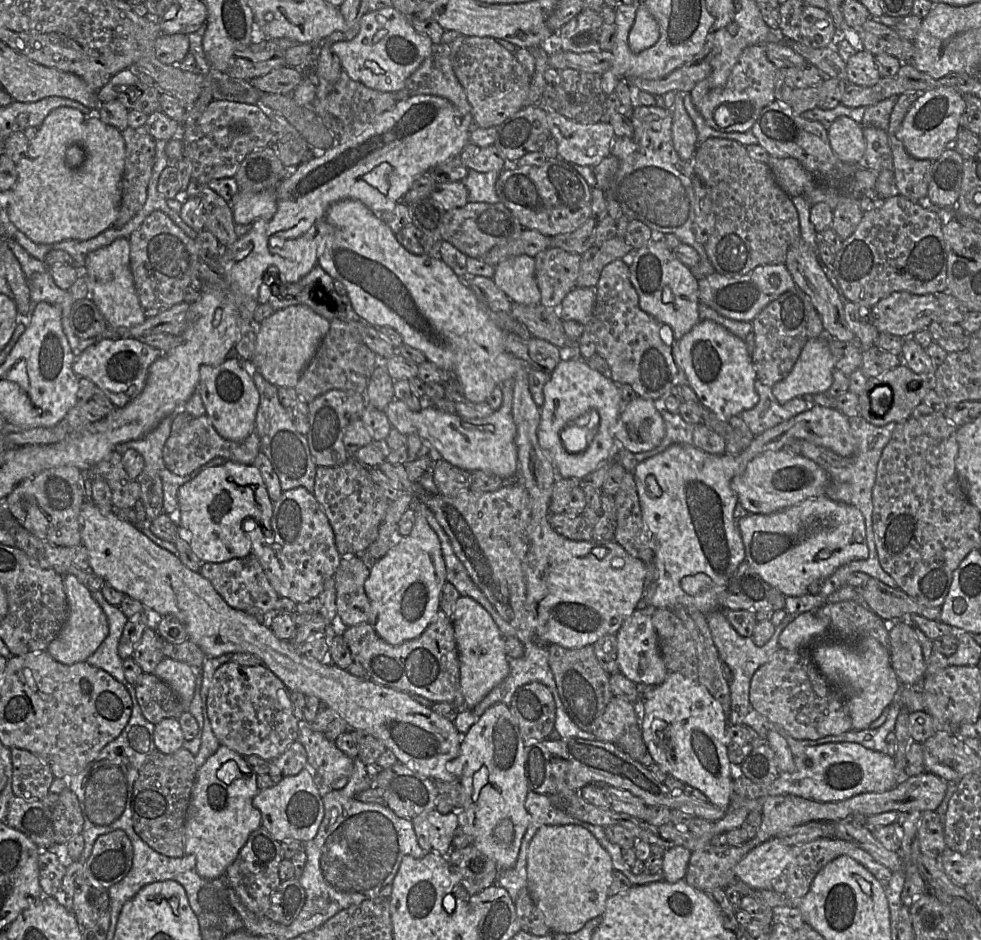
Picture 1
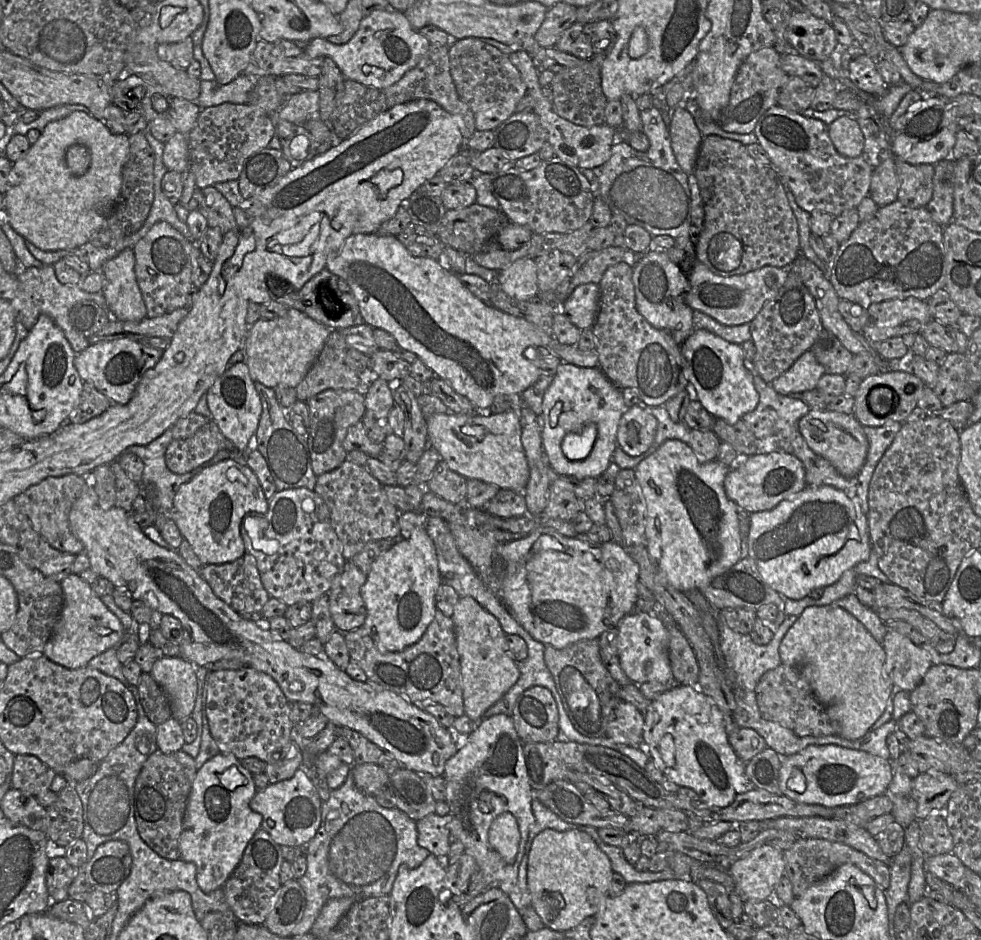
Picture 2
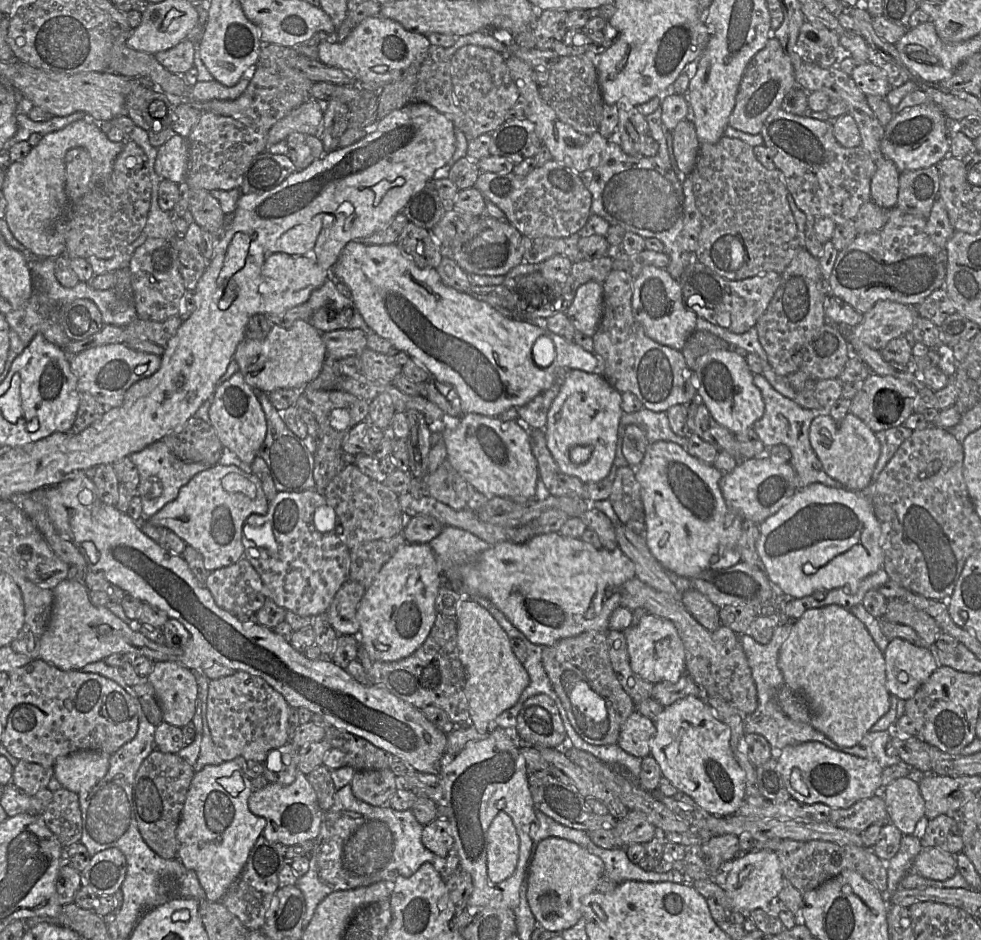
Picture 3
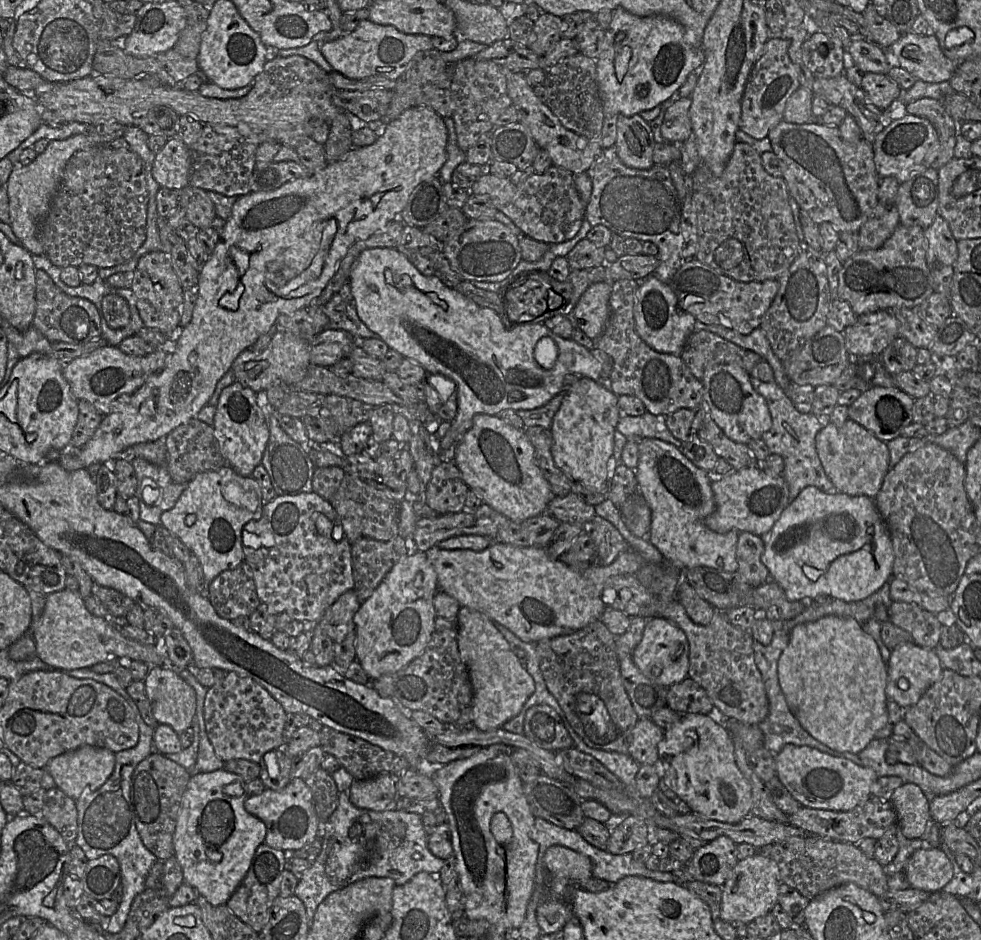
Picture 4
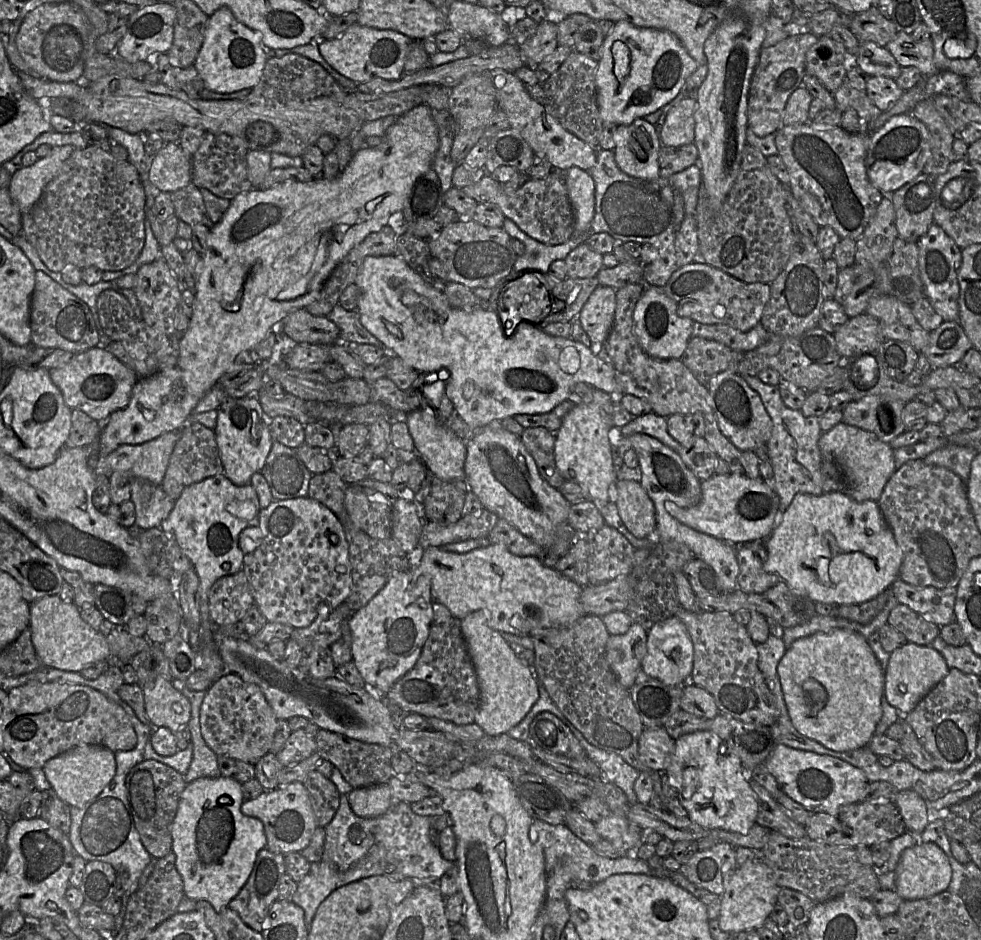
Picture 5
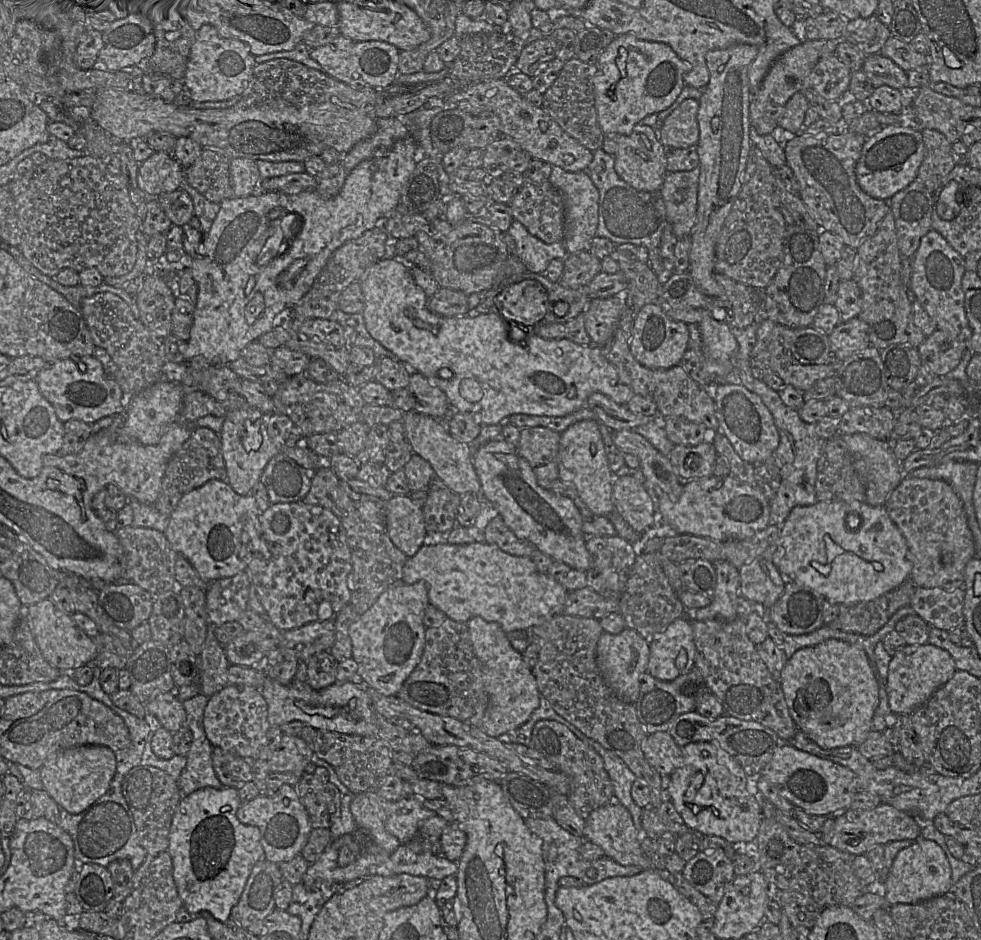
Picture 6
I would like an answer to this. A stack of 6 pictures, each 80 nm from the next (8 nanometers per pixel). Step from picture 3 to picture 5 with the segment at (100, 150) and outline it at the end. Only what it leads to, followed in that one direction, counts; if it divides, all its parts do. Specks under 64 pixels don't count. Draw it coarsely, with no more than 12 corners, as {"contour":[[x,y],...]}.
{"contour":[[55,146],[33,165],[16,170],[8,189],[21,213],[74,151]]}

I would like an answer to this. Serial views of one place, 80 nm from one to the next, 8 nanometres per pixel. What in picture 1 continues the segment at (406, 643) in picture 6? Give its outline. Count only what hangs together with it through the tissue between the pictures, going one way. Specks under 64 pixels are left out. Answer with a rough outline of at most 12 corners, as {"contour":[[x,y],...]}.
{"contour":[[415,512],[370,567],[368,623],[391,645],[439,610],[446,567]]}

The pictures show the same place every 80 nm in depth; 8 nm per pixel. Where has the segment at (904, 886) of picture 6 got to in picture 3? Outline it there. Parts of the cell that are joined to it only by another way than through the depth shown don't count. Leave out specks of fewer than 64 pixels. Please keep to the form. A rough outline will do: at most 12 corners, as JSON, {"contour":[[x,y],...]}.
{"contour":[[923,848],[912,871],[931,880],[958,872],[956,856]]}

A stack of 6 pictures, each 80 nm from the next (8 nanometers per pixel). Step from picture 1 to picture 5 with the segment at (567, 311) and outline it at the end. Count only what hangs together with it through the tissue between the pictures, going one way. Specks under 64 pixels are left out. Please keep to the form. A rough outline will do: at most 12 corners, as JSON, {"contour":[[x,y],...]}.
{"contour":[[597,286],[577,319],[593,344],[612,328],[616,290]]}

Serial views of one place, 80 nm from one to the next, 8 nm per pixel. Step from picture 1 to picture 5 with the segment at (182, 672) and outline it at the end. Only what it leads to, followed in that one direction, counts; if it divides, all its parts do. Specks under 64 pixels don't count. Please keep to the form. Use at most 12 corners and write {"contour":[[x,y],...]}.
{"contour":[[158,676],[142,686],[153,728],[187,727],[191,704]]}

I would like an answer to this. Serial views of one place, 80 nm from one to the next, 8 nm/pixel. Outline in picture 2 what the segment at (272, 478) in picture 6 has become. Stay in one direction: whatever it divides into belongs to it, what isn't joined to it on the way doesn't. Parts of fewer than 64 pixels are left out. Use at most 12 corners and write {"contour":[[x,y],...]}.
{"contour":[[254,382],[262,413],[251,449],[278,491],[315,491],[308,437],[273,388]]}

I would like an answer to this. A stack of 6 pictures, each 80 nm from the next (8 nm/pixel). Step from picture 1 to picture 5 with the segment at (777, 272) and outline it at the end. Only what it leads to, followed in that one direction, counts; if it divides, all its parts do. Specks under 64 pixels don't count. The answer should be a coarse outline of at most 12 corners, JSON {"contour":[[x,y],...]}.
{"contour":[[700,259],[662,290],[680,317],[748,332],[770,284],[742,282]]}

